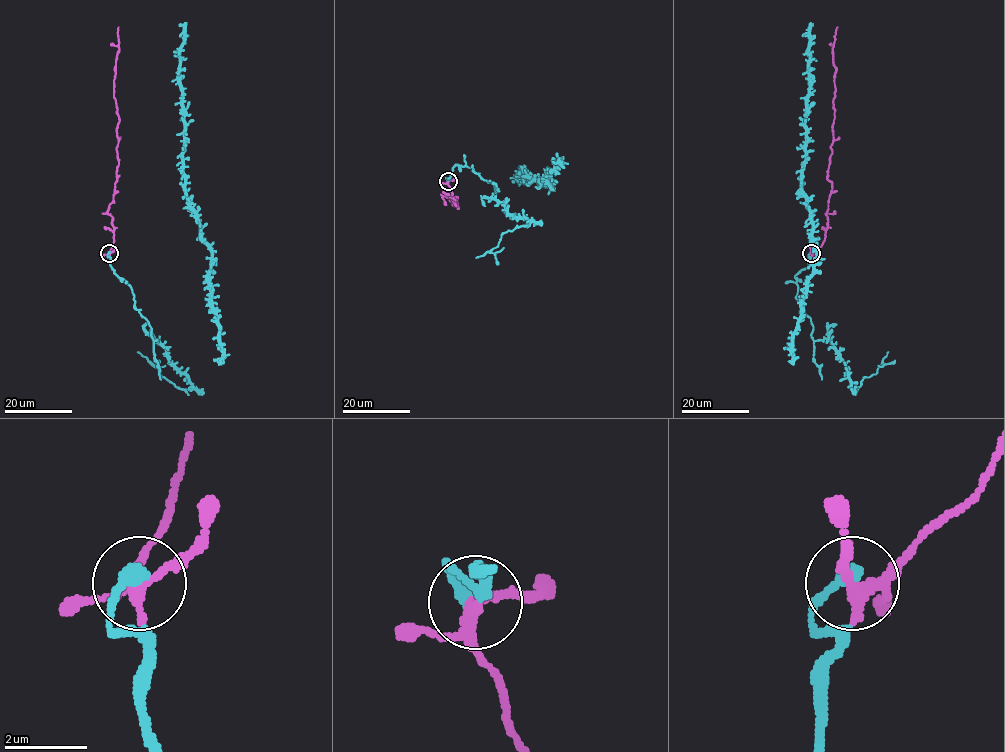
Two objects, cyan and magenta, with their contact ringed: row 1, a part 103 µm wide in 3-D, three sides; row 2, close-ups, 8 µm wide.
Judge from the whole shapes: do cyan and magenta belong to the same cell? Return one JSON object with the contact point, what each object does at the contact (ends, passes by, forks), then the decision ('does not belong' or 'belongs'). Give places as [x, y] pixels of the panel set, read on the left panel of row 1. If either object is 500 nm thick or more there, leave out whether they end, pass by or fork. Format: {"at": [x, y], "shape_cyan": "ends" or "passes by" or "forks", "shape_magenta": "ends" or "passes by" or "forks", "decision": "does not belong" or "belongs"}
{"at": [109, 253], "shape_cyan": "ends", "shape_magenta": "forks", "decision": "belongs"}

